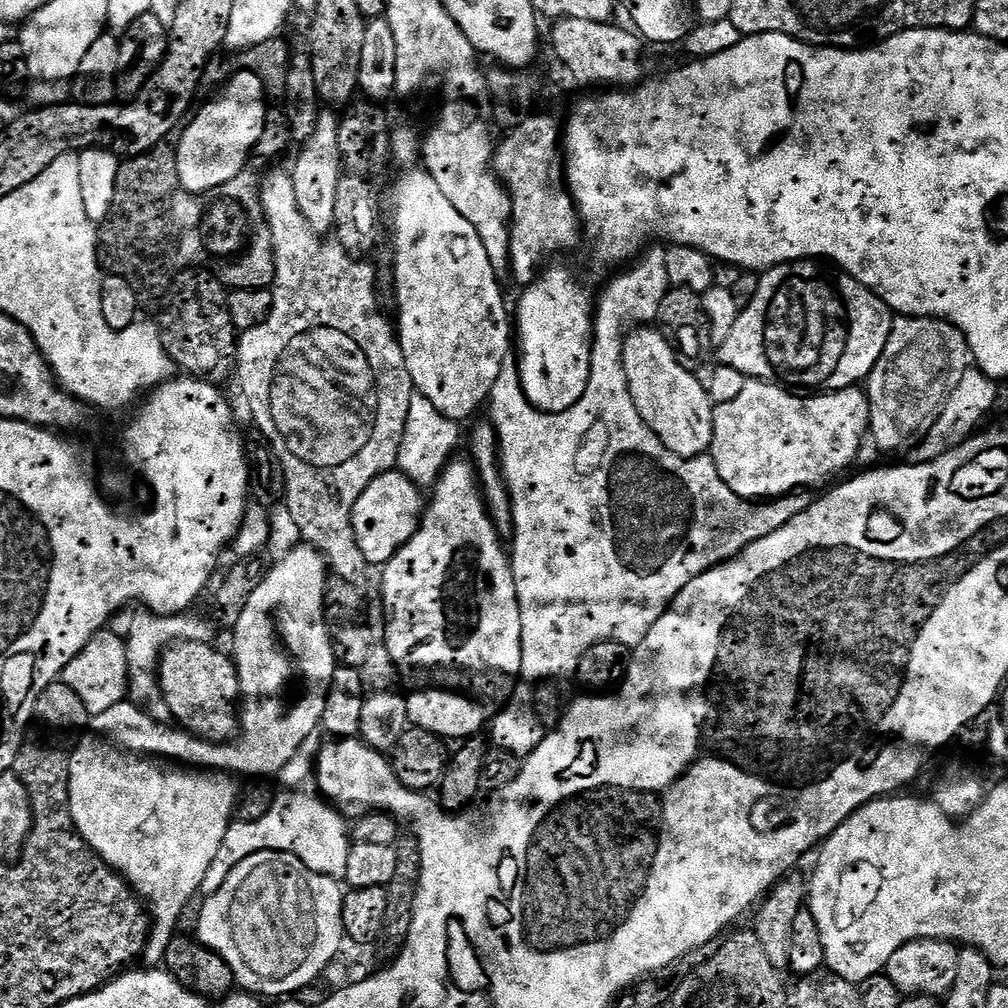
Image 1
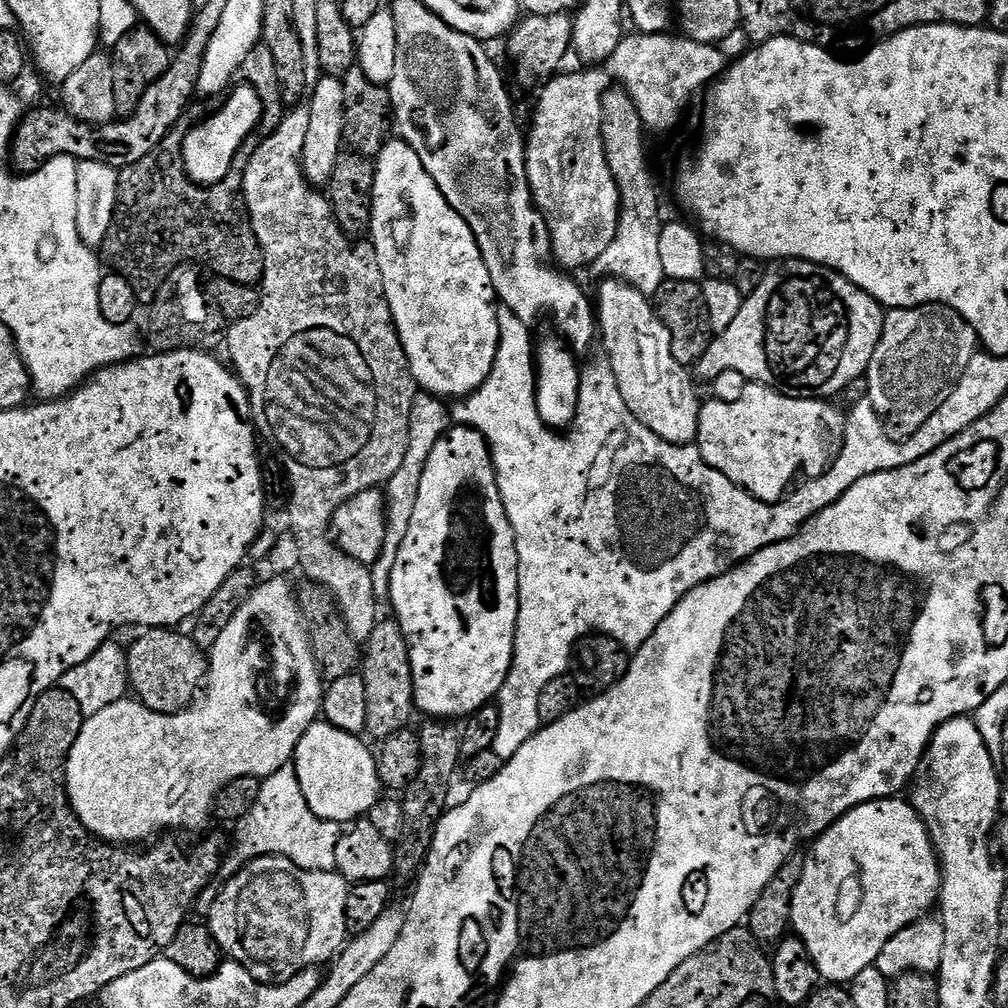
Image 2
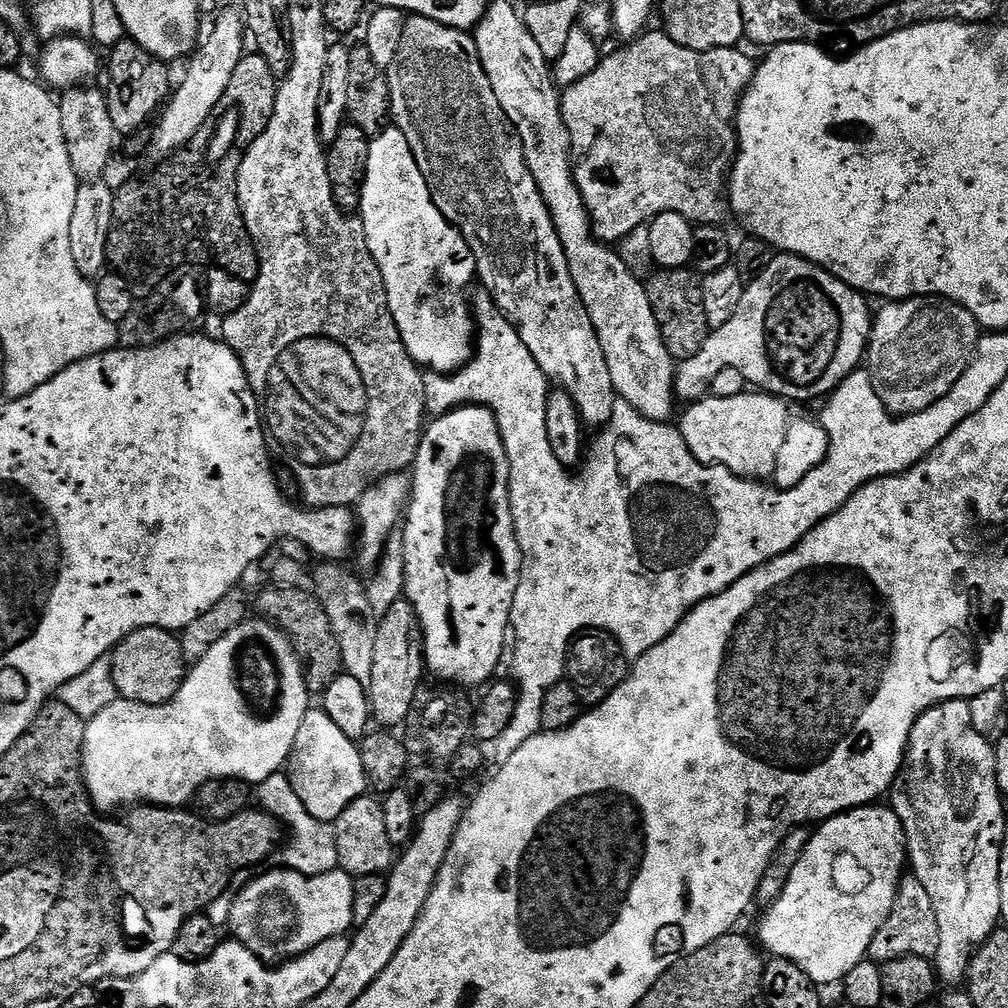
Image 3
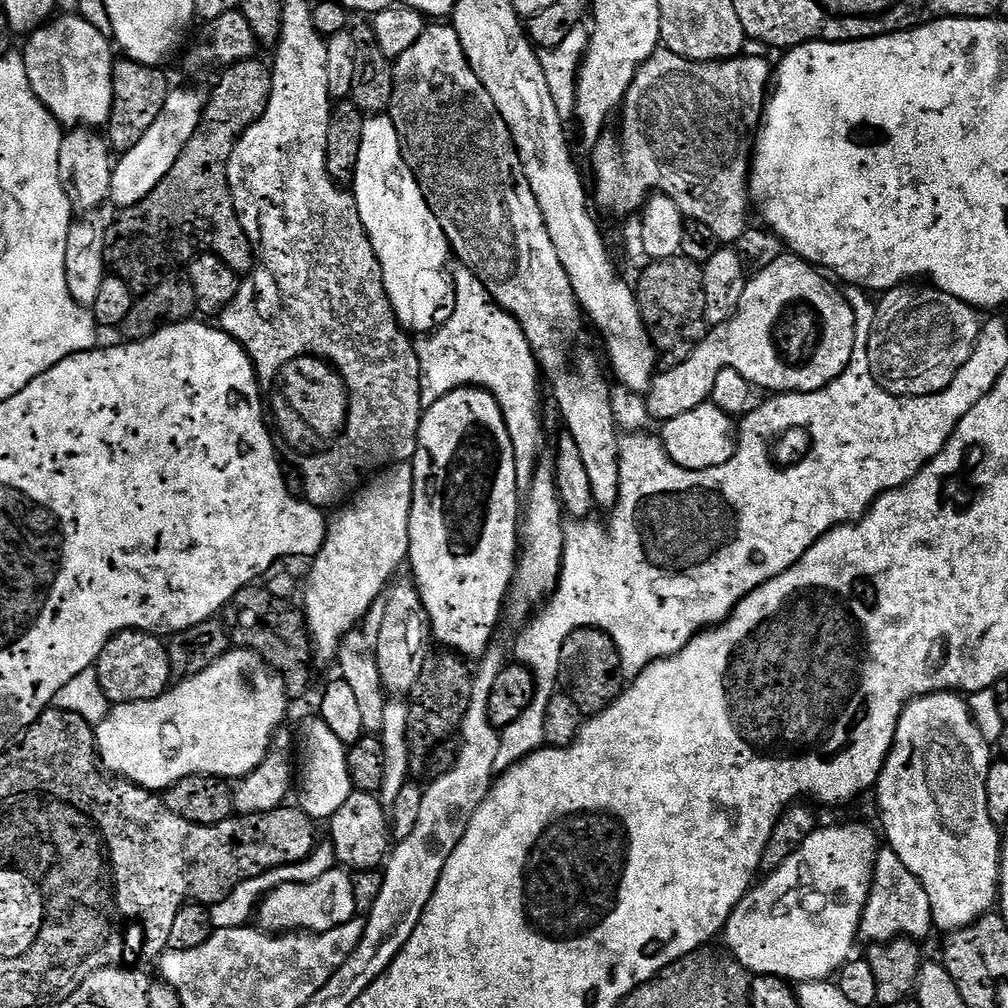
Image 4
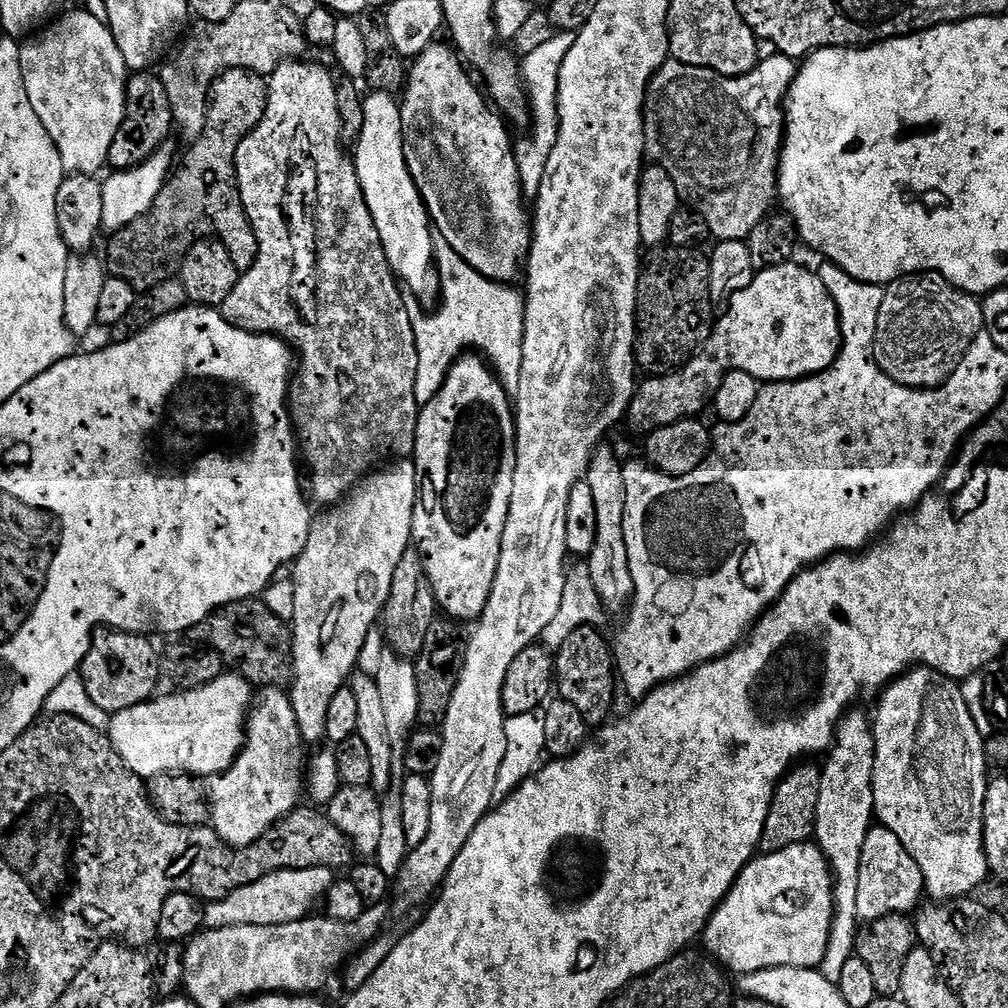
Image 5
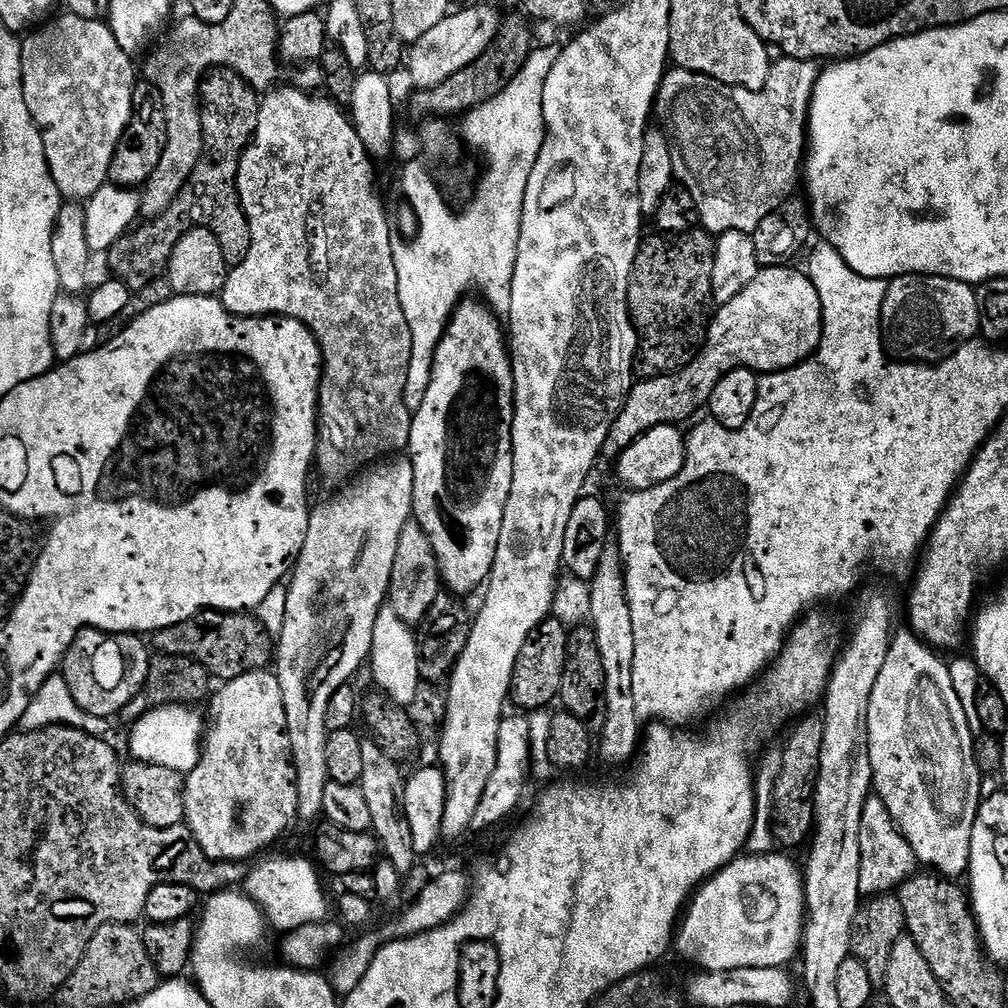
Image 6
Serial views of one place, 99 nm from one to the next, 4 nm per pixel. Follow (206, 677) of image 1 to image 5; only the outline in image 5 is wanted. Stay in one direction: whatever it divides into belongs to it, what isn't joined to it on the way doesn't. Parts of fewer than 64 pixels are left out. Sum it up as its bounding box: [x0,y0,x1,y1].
[78,630,161,714]

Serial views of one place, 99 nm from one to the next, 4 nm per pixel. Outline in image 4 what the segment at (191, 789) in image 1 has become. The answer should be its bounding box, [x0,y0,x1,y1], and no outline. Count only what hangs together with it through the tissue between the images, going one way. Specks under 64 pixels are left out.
[95,646,290,794]

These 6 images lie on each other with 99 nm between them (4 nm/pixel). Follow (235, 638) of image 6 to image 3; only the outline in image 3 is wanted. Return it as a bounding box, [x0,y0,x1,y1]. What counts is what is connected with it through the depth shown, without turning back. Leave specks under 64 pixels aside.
[254,586,344,694]

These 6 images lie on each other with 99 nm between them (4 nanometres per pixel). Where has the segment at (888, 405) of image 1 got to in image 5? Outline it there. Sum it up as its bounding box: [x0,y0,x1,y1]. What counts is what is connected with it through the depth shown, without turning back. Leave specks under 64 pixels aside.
[872,272,984,388]

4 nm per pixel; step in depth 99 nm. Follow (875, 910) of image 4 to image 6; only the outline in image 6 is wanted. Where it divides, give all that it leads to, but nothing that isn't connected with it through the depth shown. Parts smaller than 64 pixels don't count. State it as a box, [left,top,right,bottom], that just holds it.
[858,795,918,897]

